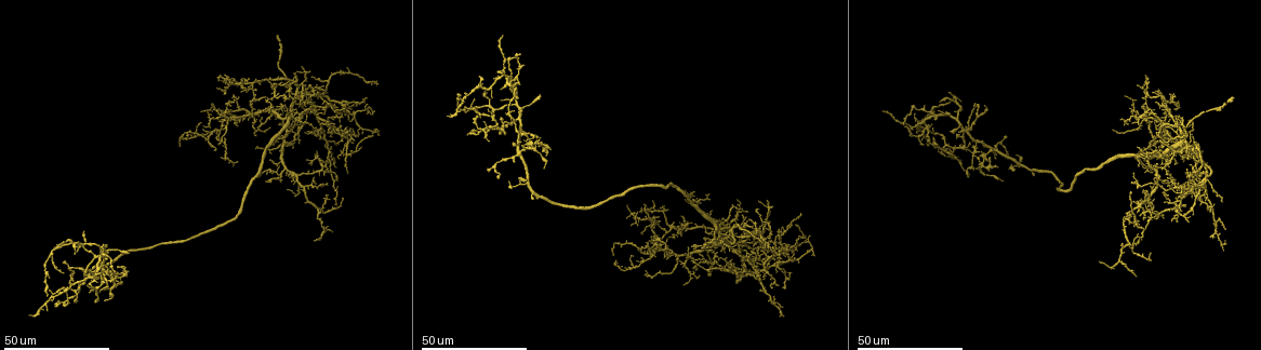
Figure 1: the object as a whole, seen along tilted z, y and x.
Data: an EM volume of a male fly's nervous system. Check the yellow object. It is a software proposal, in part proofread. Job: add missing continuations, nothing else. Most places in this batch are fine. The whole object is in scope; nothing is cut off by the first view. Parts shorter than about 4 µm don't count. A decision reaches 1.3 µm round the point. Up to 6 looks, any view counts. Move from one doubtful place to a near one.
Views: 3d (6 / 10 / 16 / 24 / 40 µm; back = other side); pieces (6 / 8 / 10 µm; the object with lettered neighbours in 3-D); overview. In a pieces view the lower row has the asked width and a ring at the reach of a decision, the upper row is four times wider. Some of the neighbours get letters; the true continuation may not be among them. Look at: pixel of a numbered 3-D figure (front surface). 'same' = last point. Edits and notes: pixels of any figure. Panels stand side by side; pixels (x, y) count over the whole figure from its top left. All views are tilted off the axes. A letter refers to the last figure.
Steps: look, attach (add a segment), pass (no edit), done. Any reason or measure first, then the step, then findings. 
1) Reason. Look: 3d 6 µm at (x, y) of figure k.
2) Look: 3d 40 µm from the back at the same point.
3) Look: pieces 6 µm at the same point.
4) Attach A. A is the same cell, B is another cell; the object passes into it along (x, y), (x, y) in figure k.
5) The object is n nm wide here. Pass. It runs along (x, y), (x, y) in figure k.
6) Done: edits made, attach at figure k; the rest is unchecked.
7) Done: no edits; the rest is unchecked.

Look: 3d 24 µm at (783, 287) of figure 1.

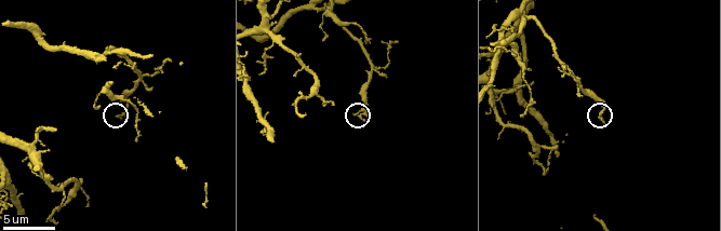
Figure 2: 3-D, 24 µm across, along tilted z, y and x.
What lies round it. Look: pieces 8 µm at (362, 119) of figure 2.

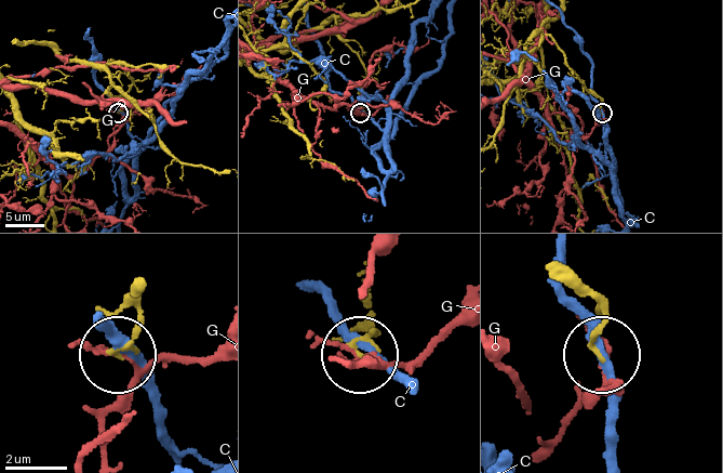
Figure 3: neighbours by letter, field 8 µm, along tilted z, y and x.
The object is 170 nm wide here. Pass. C and G are other cells; it runs along (587, 293), (602, 314), (597, 352) in figure 3; none of them fits.

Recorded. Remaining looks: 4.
An open end. Look: 3d 24 µm at (300, 66) of figure 1.

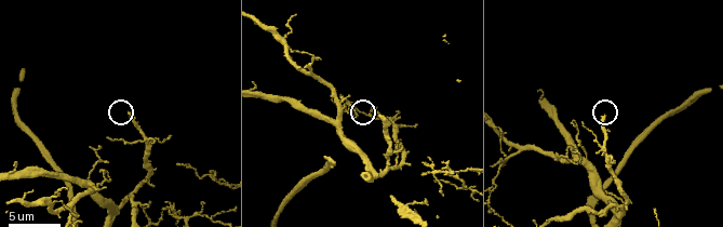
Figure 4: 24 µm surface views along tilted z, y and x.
Look: 3d 10 µm at (132, 115) of figure 4.

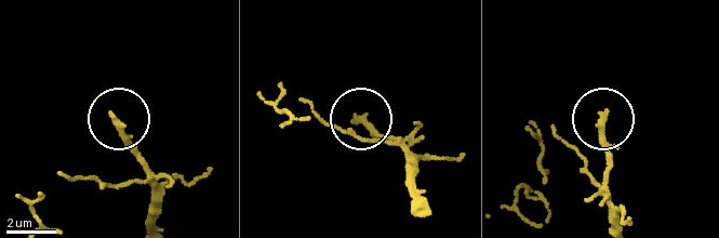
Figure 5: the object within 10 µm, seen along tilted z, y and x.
Look: pieces 8 µm at (605, 113) of figure 5.

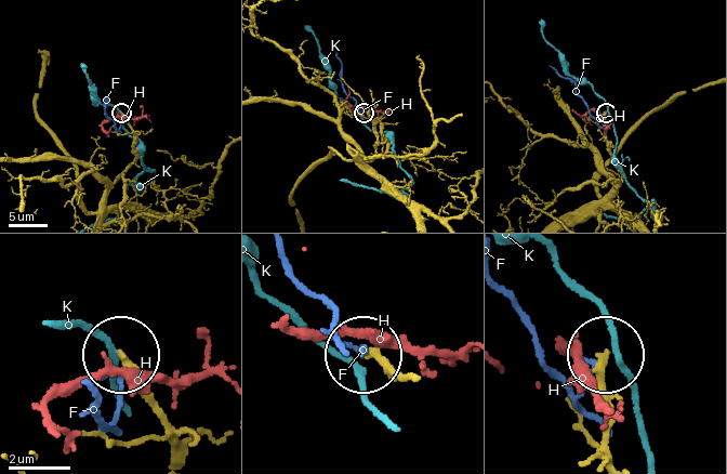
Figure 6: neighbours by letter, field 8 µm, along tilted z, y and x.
The object is 220 nm wide here. Pass. F, H and K are other cells; it runs along (98, 214), (107, 189), (135, 157), (135, 135), (122, 113) in figure 6; no lettered segment goes on from it.

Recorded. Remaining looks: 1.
Done: no edits; the rest is unchecked.

